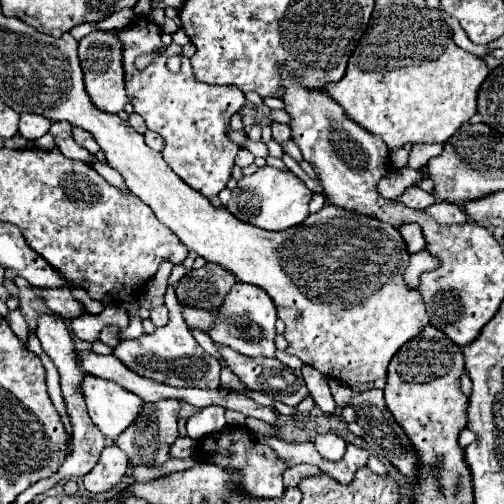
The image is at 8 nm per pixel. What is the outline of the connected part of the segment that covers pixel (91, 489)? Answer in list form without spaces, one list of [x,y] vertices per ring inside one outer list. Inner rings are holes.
[[[116,445],[104,447],[96,467],[82,479],[84,487],[92,495],[110,491],[114,485],[120,483],[126,469],[128,469],[128,455],[124,455],[124,451],[120,451],[120,447]]]

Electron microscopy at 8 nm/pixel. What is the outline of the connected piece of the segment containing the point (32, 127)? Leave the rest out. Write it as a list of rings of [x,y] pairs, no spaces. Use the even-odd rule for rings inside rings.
[[[22,113],[20,115],[20,135],[30,139],[30,141],[36,141],[40,139],[44,133],[50,131],[50,121],[44,119],[42,115],[34,115],[34,113]]]

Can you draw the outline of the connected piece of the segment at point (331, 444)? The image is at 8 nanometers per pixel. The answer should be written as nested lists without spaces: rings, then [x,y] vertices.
[[[326,433],[326,435],[316,435],[312,439],[316,451],[324,457],[324,459],[330,459],[330,461],[338,461],[342,459],[344,451],[346,451],[346,441],[334,433]]]

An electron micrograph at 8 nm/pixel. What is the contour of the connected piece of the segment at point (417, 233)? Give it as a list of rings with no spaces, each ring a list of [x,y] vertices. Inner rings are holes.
[[[410,223],[410,225],[400,225],[398,227],[402,239],[406,241],[406,247],[408,247],[408,253],[418,253],[426,247],[426,241],[424,241],[424,235],[422,235],[422,229],[420,225],[416,223]]]

